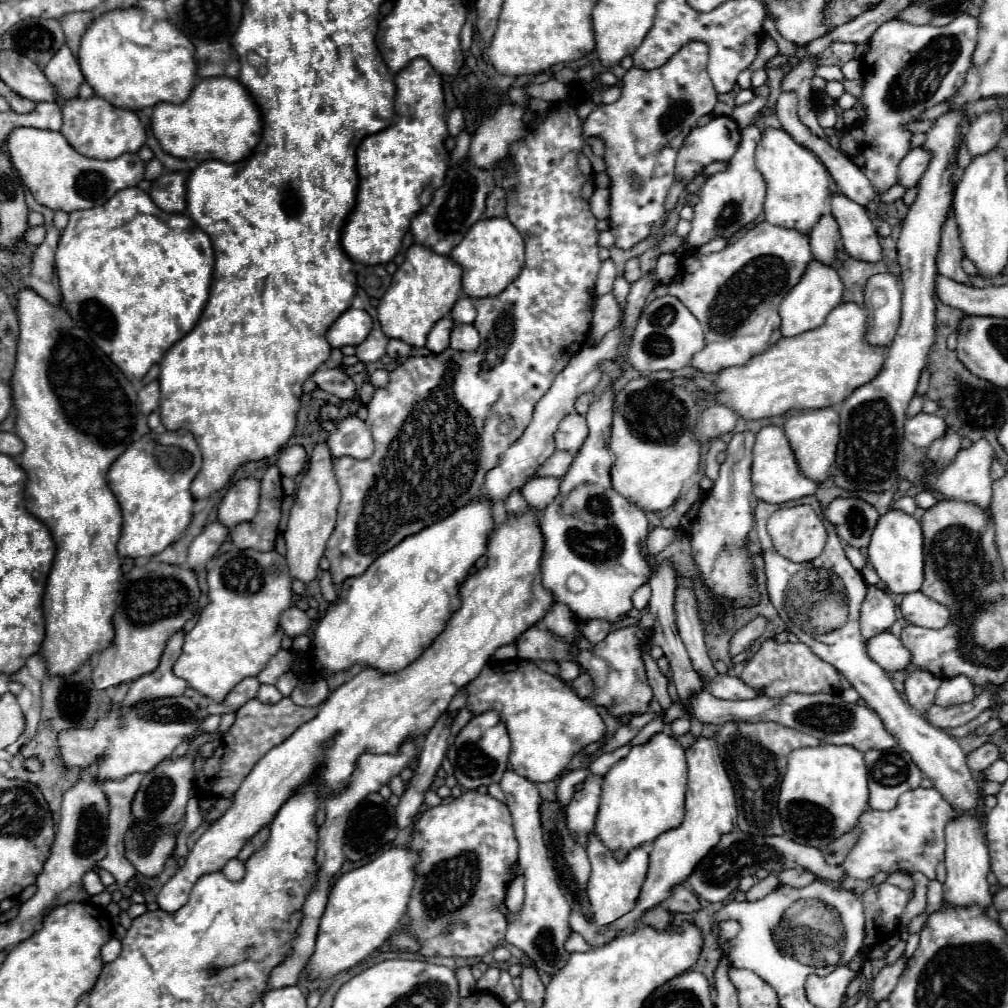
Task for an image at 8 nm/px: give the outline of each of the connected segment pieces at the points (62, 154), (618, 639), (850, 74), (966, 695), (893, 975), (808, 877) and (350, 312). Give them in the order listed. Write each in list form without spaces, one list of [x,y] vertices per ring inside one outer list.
[[[15,127],[9,133],[7,153],[31,195],[45,207],[65,213],[103,205],[117,191],[137,185],[145,173],[145,163],[135,153],[125,153],[109,161],[91,159],[77,153],[59,131],[33,127]]]
[[[623,627],[611,631],[601,643],[595,643],[589,651],[583,651],[579,655],[581,667],[591,675],[595,691],[593,691],[593,703],[599,707],[605,707],[611,717],[619,721],[629,721],[635,715],[647,713],[647,707],[653,699],[651,687],[647,683],[645,667],[641,661],[641,641],[643,633],[639,627]]]
[[[859,59],[847,61],[841,69],[843,69],[845,79],[861,79],[861,63],[859,63]]]
[[[955,675],[951,679],[943,679],[941,687],[937,689],[935,703],[941,707],[949,705],[959,705],[965,701],[971,701],[975,697],[973,693],[973,683],[965,675]]]
[[[903,957],[897,959],[897,963],[893,963],[893,965],[885,965],[885,967],[877,973],[877,977],[873,979],[873,983],[871,983],[869,991],[867,991],[869,999],[871,999],[871,1001],[887,999],[889,993],[893,991],[893,987],[897,985],[897,981],[899,981],[905,965],[907,965],[907,961],[905,961]]]
[[[785,869],[785,871],[779,873],[779,881],[781,881],[781,883],[787,883],[787,885],[793,885],[793,887],[809,885],[813,879],[815,879],[813,873],[809,873],[809,871],[799,871],[799,869]]]
[[[347,309],[327,331],[327,341],[331,347],[341,349],[345,345],[359,345],[369,335],[373,321],[363,309]]]

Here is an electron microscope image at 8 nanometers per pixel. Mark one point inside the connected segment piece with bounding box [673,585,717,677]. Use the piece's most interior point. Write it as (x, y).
(685, 604)

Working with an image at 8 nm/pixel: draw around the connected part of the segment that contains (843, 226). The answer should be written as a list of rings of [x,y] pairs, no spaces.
[[[831,193],[831,213],[839,225],[843,249],[853,259],[869,263],[881,259],[879,235],[865,207],[841,193]]]

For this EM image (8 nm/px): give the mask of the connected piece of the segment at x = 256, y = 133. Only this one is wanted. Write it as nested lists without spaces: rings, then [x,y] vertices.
[[[207,77],[195,85],[185,103],[159,103],[151,117],[151,127],[161,143],[161,149],[181,159],[219,159],[239,163],[251,155],[261,141],[261,113],[249,91],[233,77]]]

